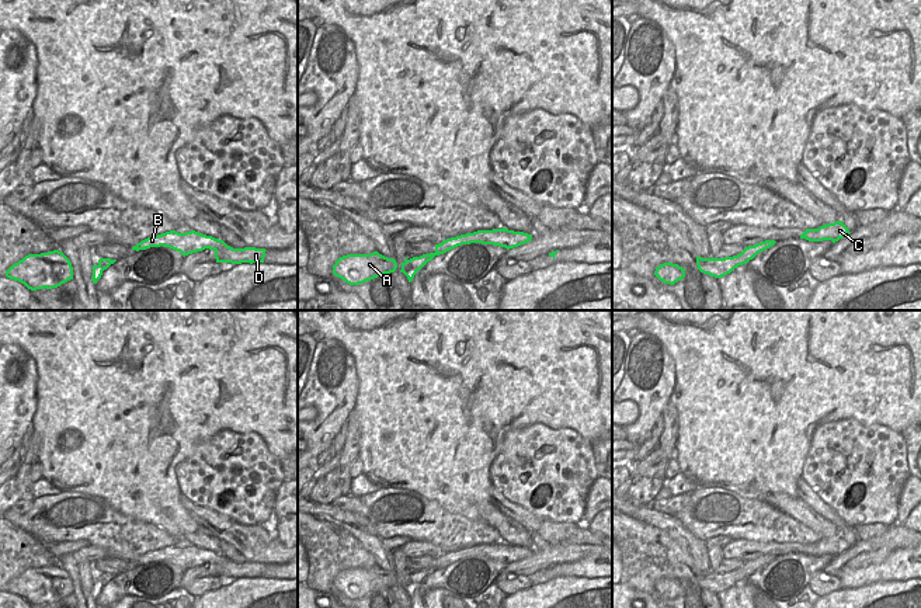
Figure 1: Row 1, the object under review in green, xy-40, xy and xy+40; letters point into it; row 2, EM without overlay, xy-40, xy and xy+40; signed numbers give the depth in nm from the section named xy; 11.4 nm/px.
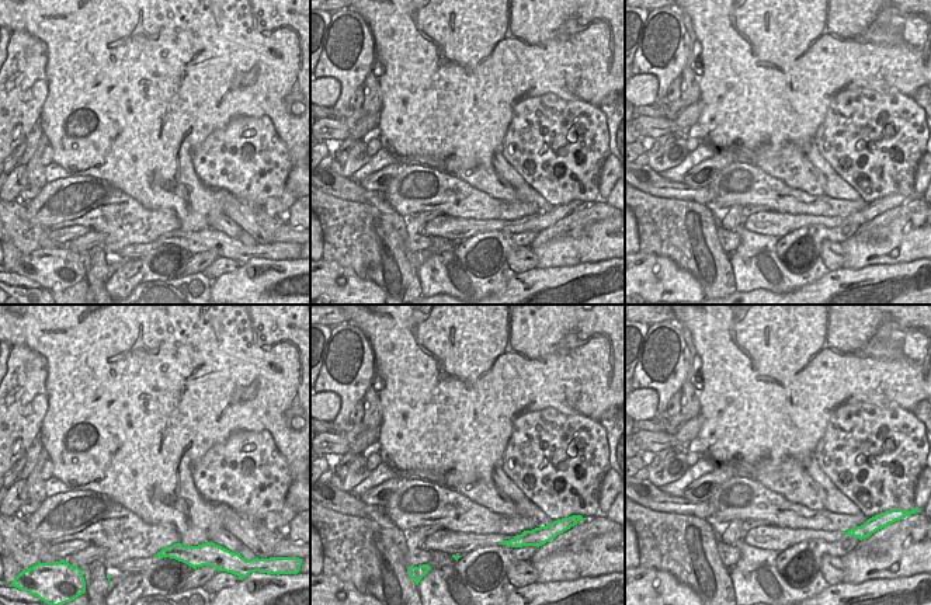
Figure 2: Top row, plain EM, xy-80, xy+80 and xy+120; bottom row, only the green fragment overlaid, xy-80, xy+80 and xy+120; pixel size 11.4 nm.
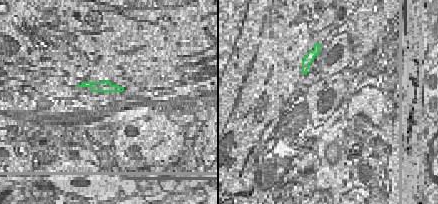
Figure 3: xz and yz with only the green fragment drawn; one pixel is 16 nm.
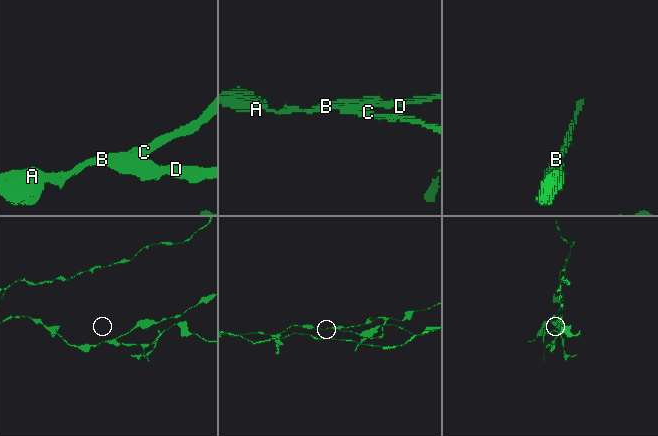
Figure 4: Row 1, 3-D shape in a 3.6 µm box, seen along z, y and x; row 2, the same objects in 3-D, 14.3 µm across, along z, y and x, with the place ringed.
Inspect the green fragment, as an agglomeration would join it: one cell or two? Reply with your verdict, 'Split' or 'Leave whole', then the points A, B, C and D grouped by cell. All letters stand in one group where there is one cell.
Split. Groups: A B D / C

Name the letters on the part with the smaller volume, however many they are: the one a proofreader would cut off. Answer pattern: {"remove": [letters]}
{"remove": ["C"]}

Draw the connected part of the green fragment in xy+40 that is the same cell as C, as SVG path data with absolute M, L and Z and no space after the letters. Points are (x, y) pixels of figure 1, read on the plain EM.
M838 535L834 538L823 539L819 543L806 543L800 549L800 553L826 553L826 552L838 553L845 552L849 548L851 546L848 545L848 542L841 535Z

